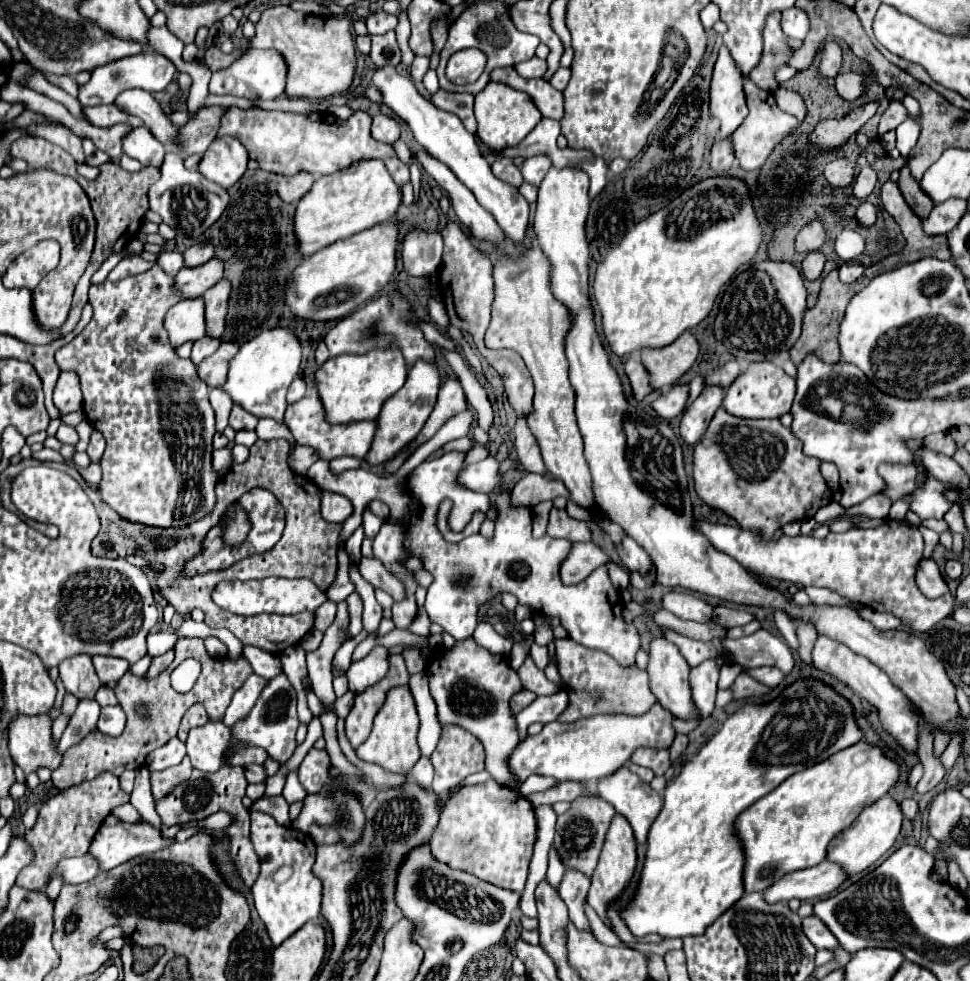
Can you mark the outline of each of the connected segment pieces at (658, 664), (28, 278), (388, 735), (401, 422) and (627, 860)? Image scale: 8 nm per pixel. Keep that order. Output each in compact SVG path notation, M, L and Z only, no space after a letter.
M653 639L651 641L651 649L649 649L649 663L647 663L647 673L649 673L649 685L651 685L651 693L657 697L657 701L673 711L675 717L679 719L689 719L689 717L697 717L697 711L693 709L693 701L691 701L691 689L689 689L689 663L685 661L685 657L681 655L681 651L677 649L677 645L673 645L667 639Z
M41 241L9 263L9 267L3 275L3 285L7 289L15 289L15 287L35 289L39 285L39 281L55 265L57 265L57 243Z
M409 685L393 687L393 689L387 691L387 699L385 699L383 707L379 709L379 713L375 715L371 735L365 739L365 743L359 745L357 755L363 761L377 763L391 773L405 775L413 769L413 765L421 757L421 751L419 751L419 745L417 745L417 729L419 729L419 719L417 719L415 701L413 701Z
M419 359L409 369L405 385L393 397L389 397L389 401L385 401L385 405L379 413L377 437L373 441L373 449L369 451L369 457L367 457L367 461L371 465L379 465L379 463L391 459L397 451L401 451L409 441L413 441L419 435L419 431L423 429L425 421L429 419L429 415L435 407L439 389L441 389L441 371L439 371L439 367L435 363Z
M615 815L613 817L613 825L609 827L609 833L605 837L605 845L601 851L601 861L597 865L597 873L593 873L593 881L591 881L591 889L589 889L589 905L595 909L595 913L601 917L601 921L611 927L611 921L607 917L607 909L609 905L623 895L623 891L627 889L629 881L633 879L637 869L637 843L633 837L633 829L631 825L625 821L625 817Z

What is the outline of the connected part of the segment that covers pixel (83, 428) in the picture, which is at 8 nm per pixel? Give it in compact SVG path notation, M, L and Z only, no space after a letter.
M81 421L77 427L77 433L79 433L79 443L77 443L77 451L85 451L87 449L87 441L89 441L89 435L93 433L93 427L87 423L87 421Z

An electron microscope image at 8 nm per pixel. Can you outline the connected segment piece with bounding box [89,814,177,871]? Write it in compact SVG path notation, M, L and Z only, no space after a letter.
M109 814L102 822L101 829L97 831L95 841L93 841L89 853L99 859L103 871L109 871L109 869L113 869L113 867L117 867L117 865L133 859L133 857L167 849L173 843L177 843L175 837L163 837L163 831L157 829L157 827L153 827L145 819L137 821L137 823L125 823L125 821L119 821L119 819L115 819L114 815Z

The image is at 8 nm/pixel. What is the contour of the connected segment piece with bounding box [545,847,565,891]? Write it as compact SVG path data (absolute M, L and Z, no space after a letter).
M551 847L551 851L549 851L549 869L547 869L547 877L545 877L545 879L549 879L547 883L549 883L555 891L559 891L563 873L565 873L565 867L561 865L561 859L557 857L557 851Z

